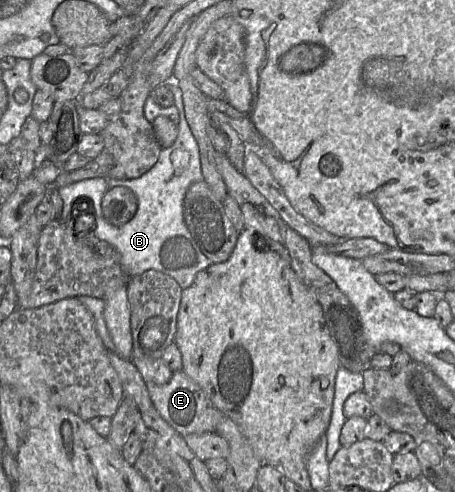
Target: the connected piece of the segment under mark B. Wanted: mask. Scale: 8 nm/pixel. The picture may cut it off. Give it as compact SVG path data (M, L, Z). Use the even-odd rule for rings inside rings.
M172 79L164 83L169 87L173 94L174 106L177 107L179 114L178 135L174 143L168 148L162 148L159 154L159 158L155 165L149 171L147 171L138 178L122 180L96 177L85 179L67 186L60 187L58 191L59 195L63 200L64 207L59 219L62 221L62 223L67 224L71 217L71 211L74 202L80 202L83 199L87 200L89 202L91 211L95 214L95 216L89 214L89 218L87 219L87 221L84 218L82 218L82 223L85 223L86 227L85 231L92 230L92 226L96 223L94 229L95 236L101 240L110 243L117 249L117 251L121 255L120 262L122 270L128 275L128 277L140 275L146 272L147 270L156 270L164 274L167 274L173 279L175 279L183 290L190 287L193 284L196 275L200 271L208 268L212 264L212 262L201 252L201 250L193 240L189 230L185 225L183 218L183 201L189 186L194 182L204 180L201 171L199 147L185 117L181 89L177 85L177 83ZM178 150L186 150L187 152L189 152L190 158L186 166L174 166L174 156L175 152ZM116 186L124 186L131 189L135 193L138 201L135 216L128 223L120 227L116 227L109 224L105 219L102 210L102 199L105 192L108 188Z

